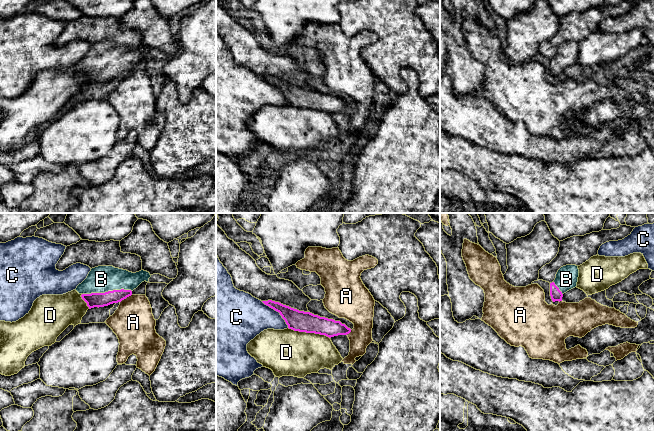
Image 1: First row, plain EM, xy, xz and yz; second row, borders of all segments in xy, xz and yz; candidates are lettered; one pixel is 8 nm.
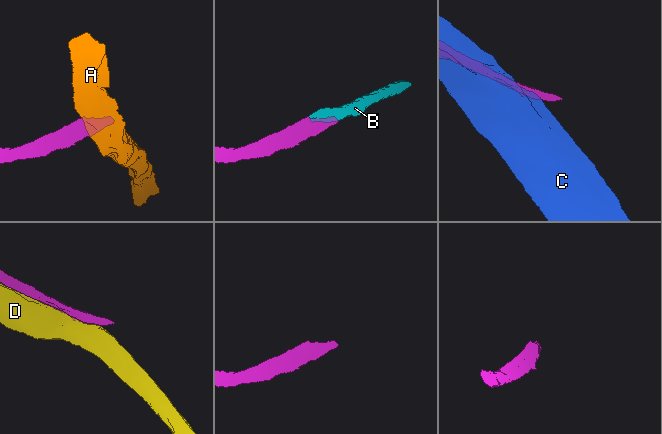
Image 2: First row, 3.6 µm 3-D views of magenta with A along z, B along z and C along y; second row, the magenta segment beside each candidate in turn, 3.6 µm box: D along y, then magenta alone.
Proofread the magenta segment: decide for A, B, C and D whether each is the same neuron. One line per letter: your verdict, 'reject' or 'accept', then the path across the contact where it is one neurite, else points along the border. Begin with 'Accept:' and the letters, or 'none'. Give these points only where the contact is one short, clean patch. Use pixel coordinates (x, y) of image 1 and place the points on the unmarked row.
Accept: B
A: reject | along xy (131, 70), (120, 78)
B: accept | across xy (93, 76), (101, 68), (106, 68), (106, 63), (101, 55)
C: reject
D: reject

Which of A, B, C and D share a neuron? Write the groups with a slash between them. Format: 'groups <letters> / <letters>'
groups A / B / C / D

